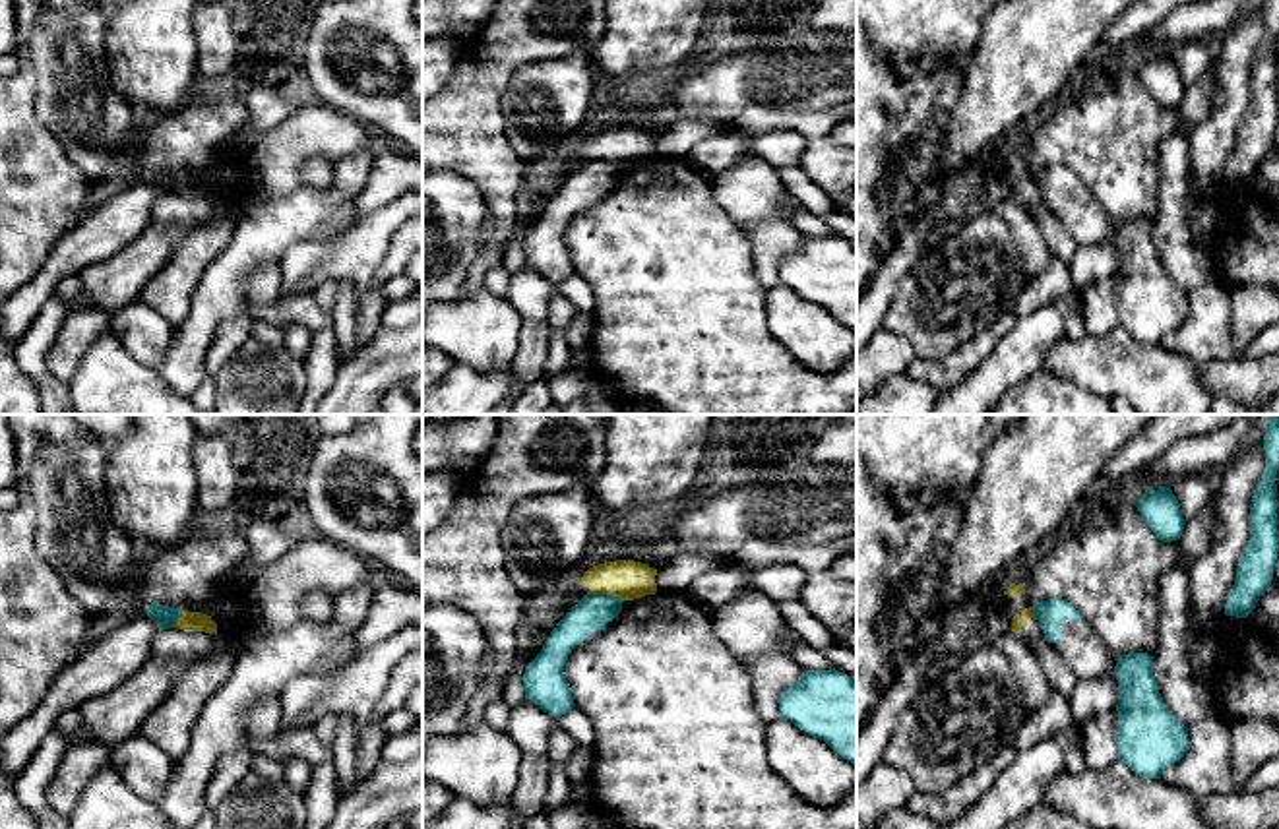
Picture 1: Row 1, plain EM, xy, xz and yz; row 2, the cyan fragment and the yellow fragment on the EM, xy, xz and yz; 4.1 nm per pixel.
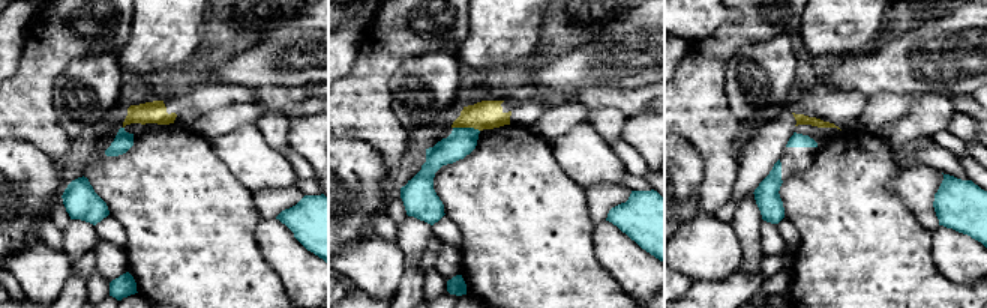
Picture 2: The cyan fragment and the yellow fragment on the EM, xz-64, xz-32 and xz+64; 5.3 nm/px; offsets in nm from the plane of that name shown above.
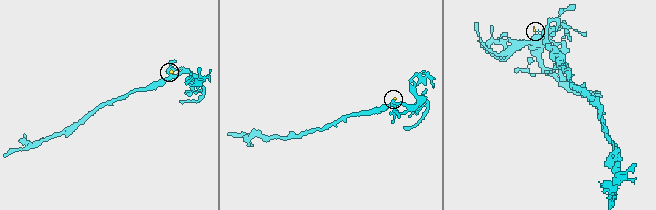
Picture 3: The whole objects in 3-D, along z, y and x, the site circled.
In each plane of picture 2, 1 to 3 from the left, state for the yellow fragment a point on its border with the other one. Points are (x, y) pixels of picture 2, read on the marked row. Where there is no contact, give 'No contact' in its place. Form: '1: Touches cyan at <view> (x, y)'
1: No contact
2: Touches cyan at xz-32 (467, 128)
3: No contact

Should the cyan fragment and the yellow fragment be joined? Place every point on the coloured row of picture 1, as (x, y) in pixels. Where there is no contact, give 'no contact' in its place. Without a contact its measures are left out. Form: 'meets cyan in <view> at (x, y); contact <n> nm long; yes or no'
meets cyan in xz at (605, 595); contact 160 nm long; no

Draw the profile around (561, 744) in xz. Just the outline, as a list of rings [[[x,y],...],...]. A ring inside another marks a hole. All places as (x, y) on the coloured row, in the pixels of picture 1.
[[[554,722],[548,736],[548,763],[562,765],[577,744],[574,738]]]

